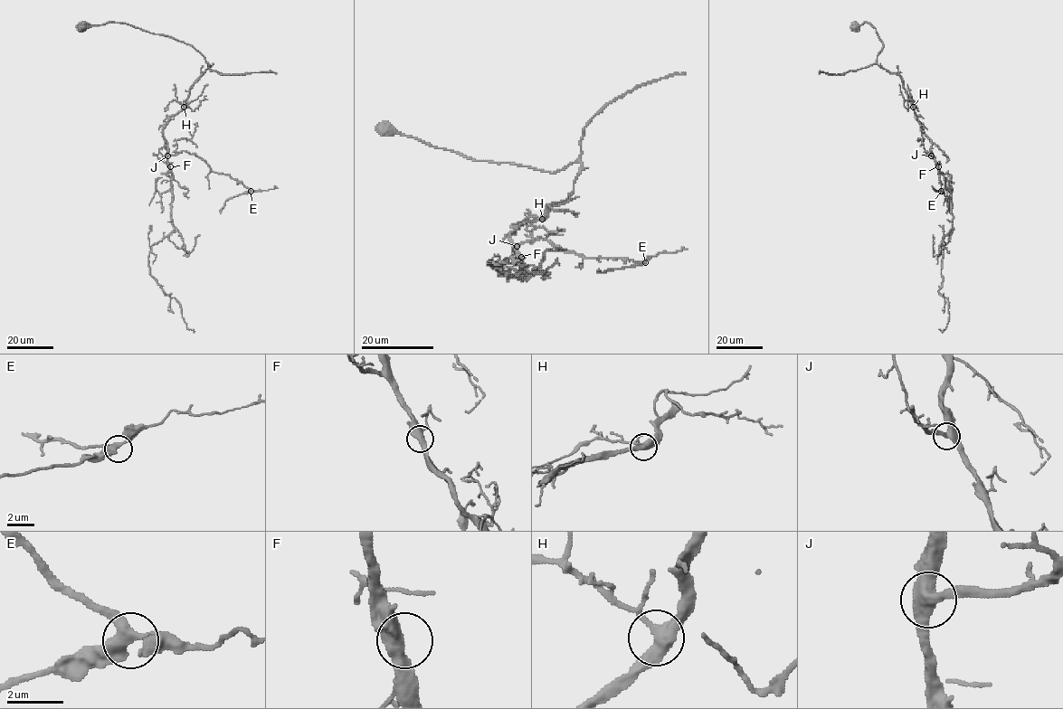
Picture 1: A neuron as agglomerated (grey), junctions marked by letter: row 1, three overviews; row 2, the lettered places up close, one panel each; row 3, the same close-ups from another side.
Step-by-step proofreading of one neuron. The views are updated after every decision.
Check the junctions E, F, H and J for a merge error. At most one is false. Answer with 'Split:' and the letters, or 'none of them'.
Split: none of them

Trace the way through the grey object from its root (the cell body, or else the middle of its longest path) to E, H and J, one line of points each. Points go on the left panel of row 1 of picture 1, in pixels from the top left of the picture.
E: (81, 26), (121, 22), (195, 49), (209, 66), (164, 128), (167, 155), (194, 154), (251, 191)
H: (81, 26), (121, 22), (191, 44), (209, 66), (191, 89), (184, 107)
J: (81, 26), (121, 22), (170, 36), (191, 44), (209, 64), (191, 89), (186, 104), (164, 128), (167, 155)

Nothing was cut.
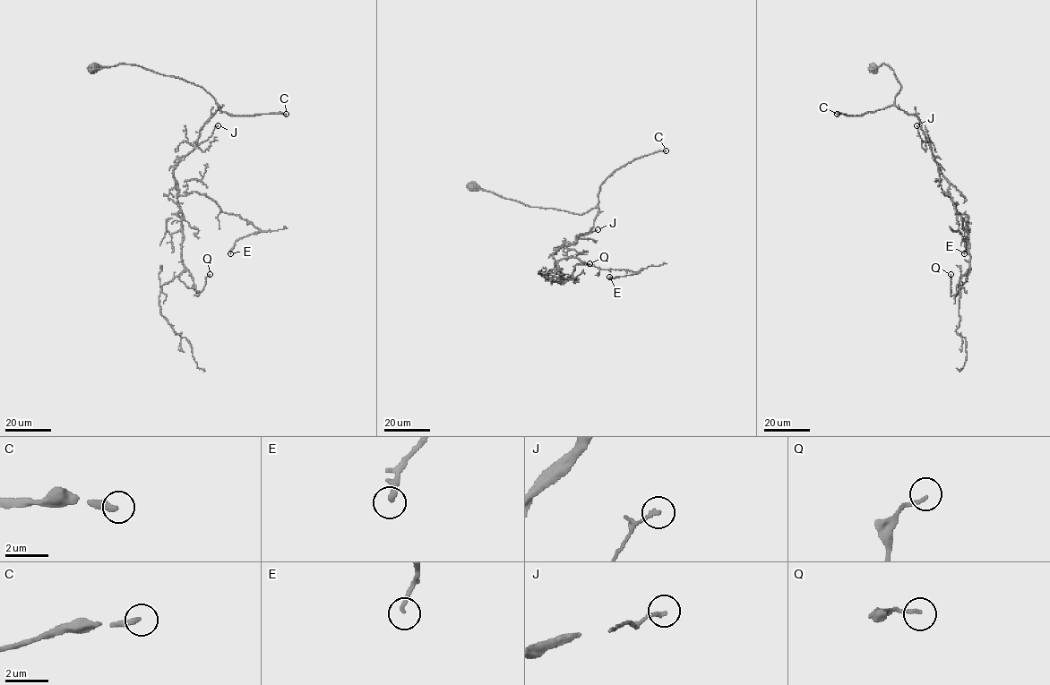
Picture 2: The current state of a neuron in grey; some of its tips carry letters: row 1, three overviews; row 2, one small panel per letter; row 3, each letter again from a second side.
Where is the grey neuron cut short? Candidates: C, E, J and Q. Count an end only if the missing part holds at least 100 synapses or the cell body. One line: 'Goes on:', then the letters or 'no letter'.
Goes on: C

